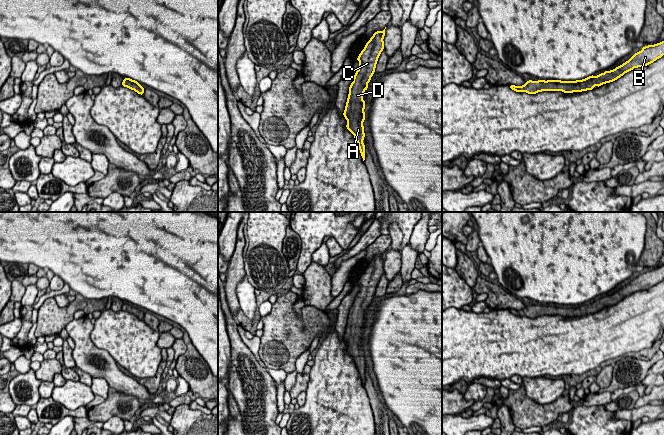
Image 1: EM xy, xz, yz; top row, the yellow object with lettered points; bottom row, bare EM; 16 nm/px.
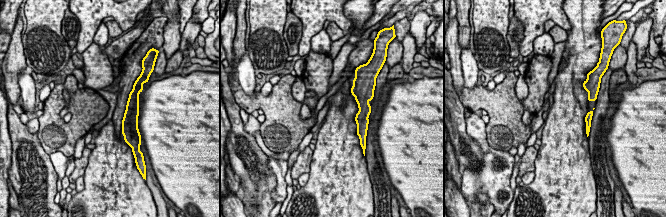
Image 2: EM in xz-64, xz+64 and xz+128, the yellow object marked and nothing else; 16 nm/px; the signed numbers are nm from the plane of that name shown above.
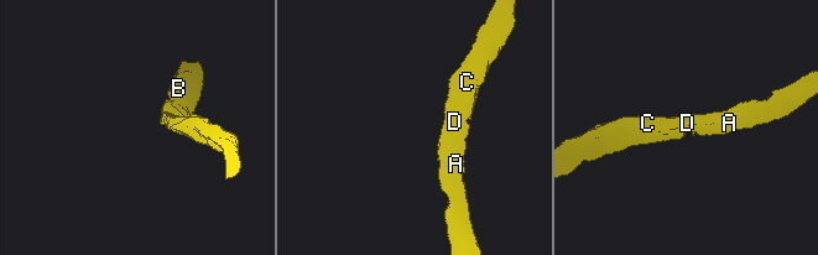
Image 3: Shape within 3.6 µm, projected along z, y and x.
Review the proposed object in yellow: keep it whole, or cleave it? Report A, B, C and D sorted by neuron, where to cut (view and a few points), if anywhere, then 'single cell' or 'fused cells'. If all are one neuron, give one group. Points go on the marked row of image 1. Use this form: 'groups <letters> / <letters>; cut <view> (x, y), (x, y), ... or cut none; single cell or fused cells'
groups A B C D; cut none; single cell

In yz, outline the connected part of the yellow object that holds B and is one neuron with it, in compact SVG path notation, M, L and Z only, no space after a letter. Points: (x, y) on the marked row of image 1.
M664 41L648 45L641 51L635 53L628 61L615 69L605 71L597 75L591 75L582 80L561 81L561 80L528 80L522 86L509 85L516 92L526 92L528 94L536 94L542 91L562 91L564 93L582 92L594 89L595 86L600 87L603 84L613 82L623 76L625 73L634 68L647 66L664 55Z

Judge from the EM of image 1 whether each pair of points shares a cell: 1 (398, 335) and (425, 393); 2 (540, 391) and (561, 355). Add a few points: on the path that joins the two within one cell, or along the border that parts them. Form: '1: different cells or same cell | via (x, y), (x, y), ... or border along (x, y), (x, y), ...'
1: same cell | via (399, 352), (400, 377), (408, 385)
2: different cells | border along (543, 376), (522, 378)

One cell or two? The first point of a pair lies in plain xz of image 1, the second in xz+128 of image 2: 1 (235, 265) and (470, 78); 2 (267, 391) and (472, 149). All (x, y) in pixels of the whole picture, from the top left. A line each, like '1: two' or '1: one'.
1: two
2: one

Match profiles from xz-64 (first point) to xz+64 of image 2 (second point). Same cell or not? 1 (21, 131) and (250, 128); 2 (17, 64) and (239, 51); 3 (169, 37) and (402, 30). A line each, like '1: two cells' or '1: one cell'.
1: two cells
2: one cell
3: two cells

